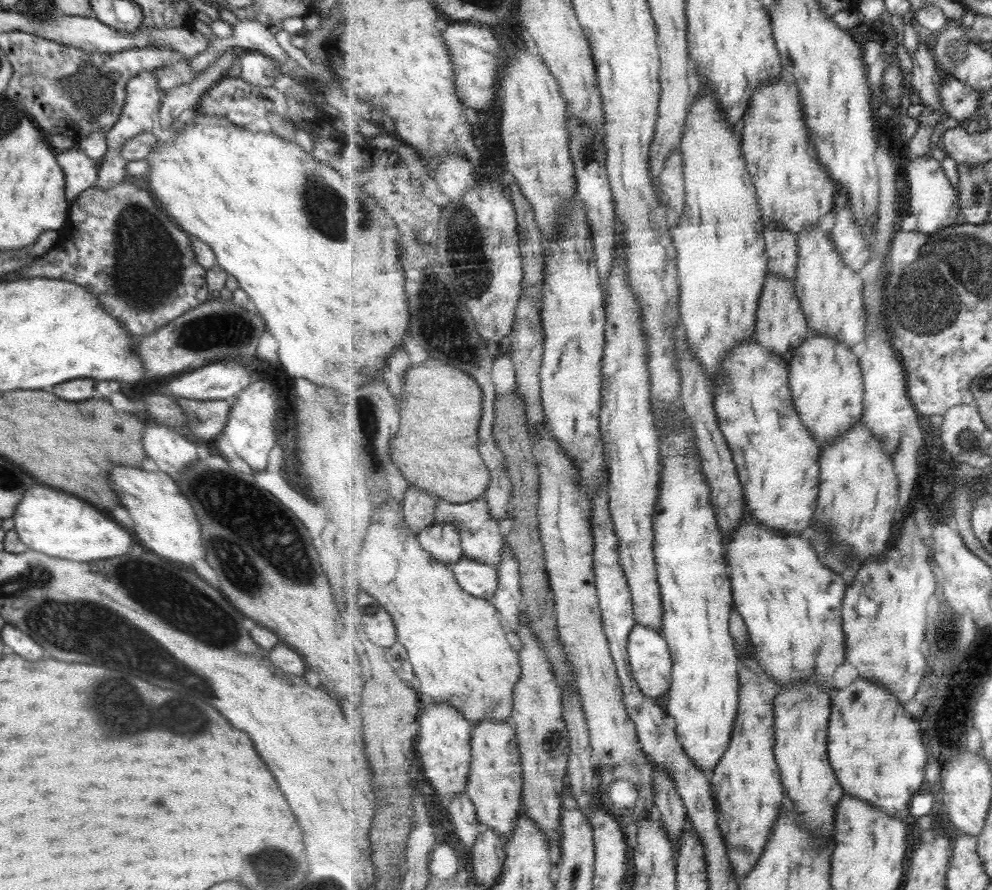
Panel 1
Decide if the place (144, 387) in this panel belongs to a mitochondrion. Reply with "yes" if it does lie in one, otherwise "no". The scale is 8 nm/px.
no

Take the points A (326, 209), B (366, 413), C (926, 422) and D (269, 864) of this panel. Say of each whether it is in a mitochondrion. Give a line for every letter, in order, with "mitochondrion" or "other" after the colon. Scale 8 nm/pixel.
A: mitochondrion
B: mitochondrion
C: other
D: mitochondrion

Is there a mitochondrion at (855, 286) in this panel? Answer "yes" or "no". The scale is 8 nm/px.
no

